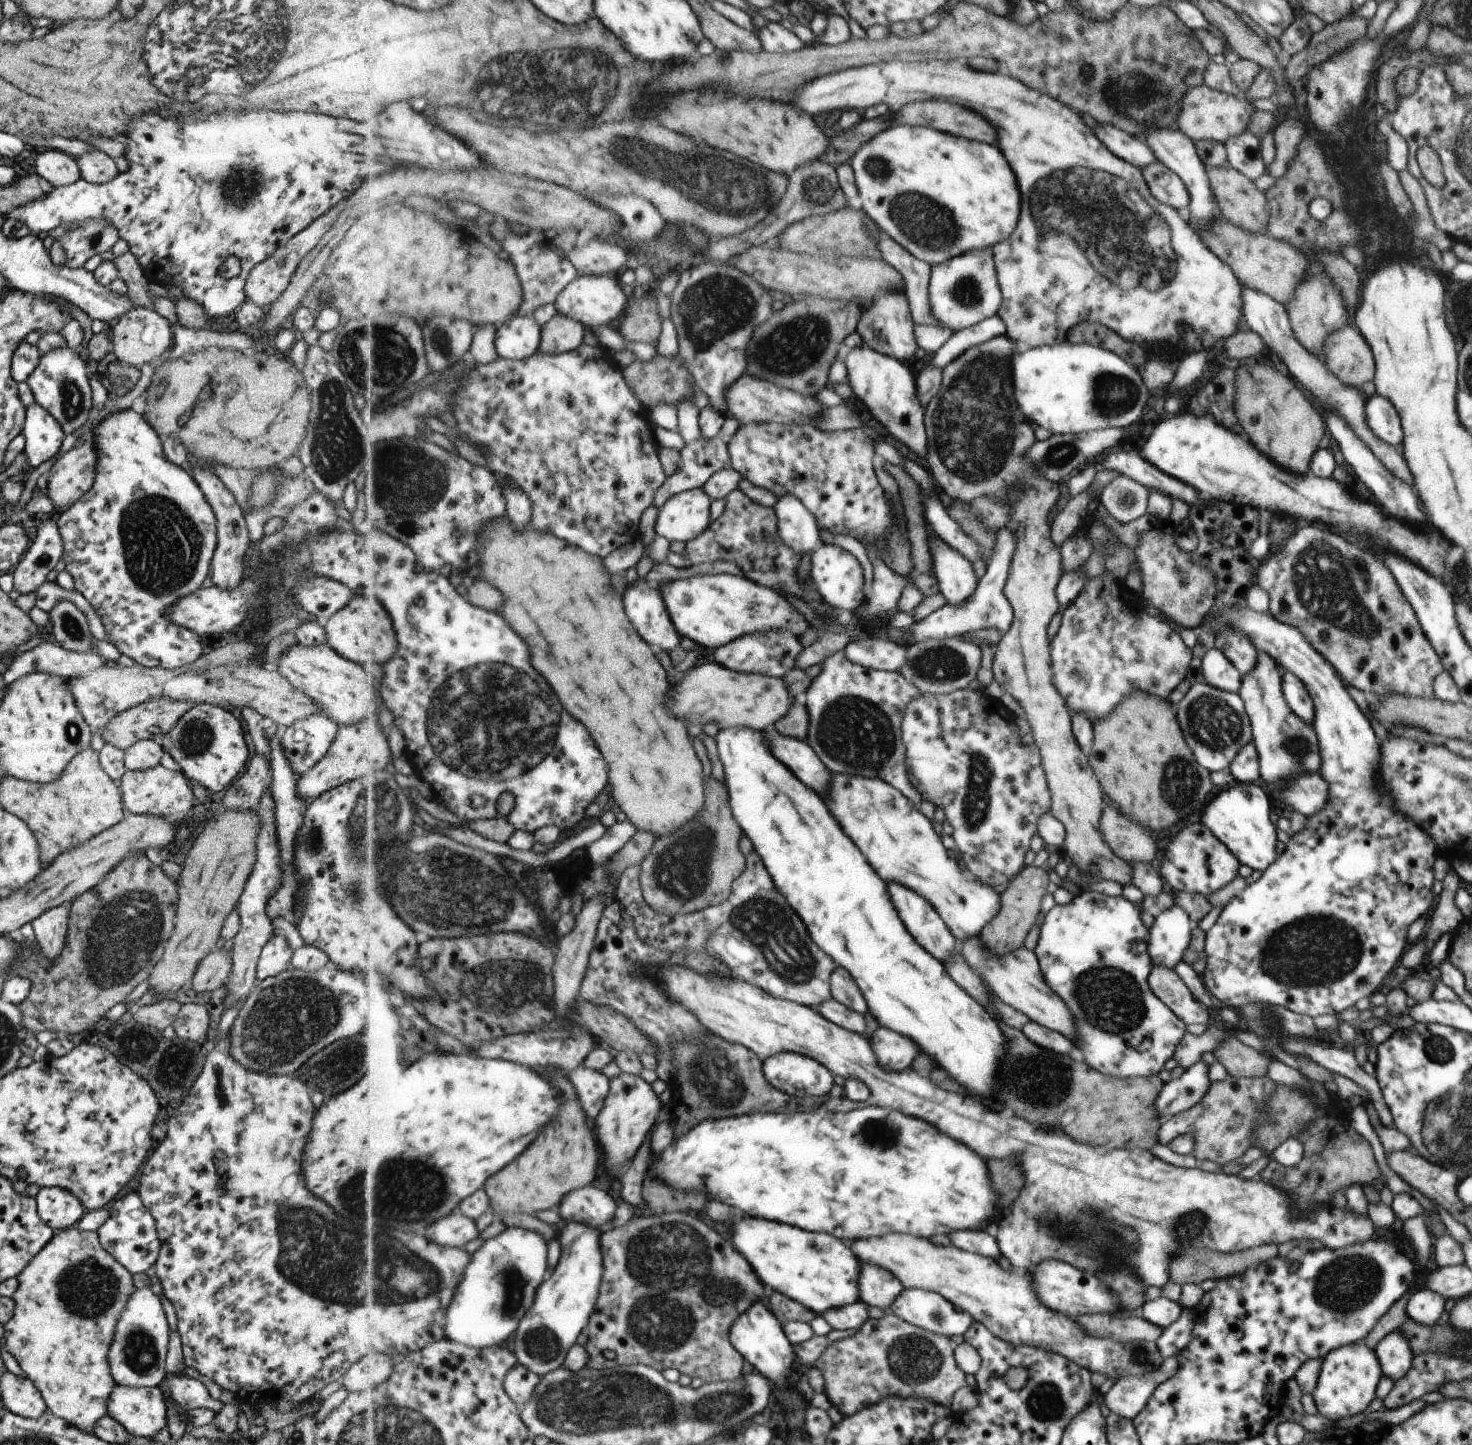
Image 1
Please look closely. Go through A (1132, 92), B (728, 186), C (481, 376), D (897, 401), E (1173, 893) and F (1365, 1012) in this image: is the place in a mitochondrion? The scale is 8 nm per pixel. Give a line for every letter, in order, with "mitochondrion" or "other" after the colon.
A: mitochondrion
B: mitochondrion
C: other
D: other
E: other
F: other

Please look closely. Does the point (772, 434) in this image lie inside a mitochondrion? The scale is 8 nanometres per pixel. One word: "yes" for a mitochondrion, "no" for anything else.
no

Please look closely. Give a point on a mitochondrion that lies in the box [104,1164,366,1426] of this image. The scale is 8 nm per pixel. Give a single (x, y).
(139, 1351)

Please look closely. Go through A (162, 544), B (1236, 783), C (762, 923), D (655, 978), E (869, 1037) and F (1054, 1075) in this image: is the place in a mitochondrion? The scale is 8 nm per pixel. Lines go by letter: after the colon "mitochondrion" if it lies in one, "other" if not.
A: mitochondrion
B: other
C: mitochondrion
D: other
E: other
F: mitochondrion

